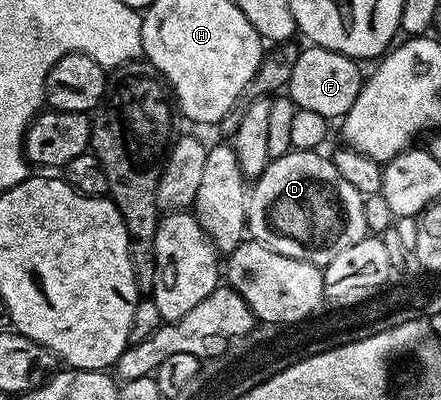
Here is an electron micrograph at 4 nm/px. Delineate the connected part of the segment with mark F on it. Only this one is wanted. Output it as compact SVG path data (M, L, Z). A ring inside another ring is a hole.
M313 44L307 47L307 50L299 49L288 85L288 97L293 100L297 109L317 112L319 116L331 120L341 120L348 112L348 108L356 104L356 96L360 96L364 70L362 74L361 68L358 67L361 65L347 54Z

